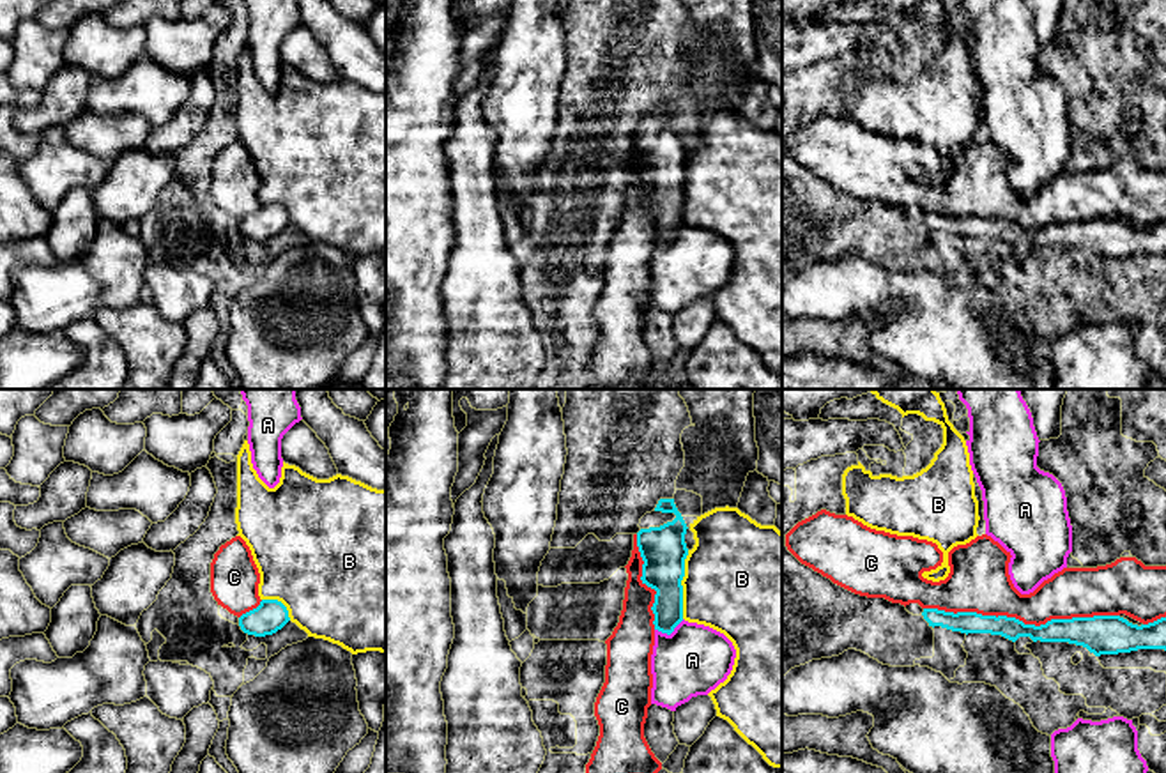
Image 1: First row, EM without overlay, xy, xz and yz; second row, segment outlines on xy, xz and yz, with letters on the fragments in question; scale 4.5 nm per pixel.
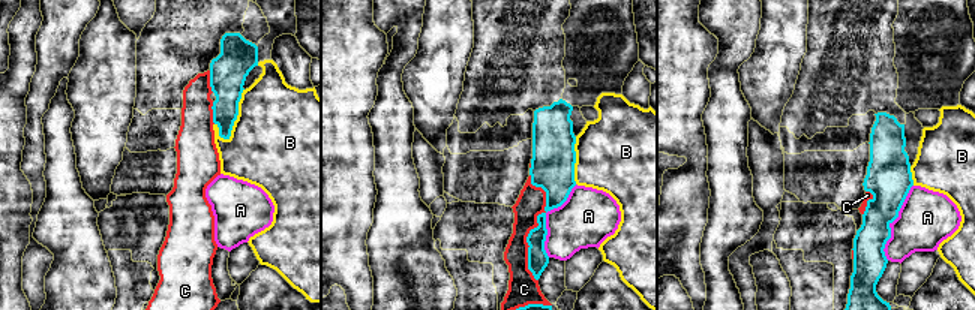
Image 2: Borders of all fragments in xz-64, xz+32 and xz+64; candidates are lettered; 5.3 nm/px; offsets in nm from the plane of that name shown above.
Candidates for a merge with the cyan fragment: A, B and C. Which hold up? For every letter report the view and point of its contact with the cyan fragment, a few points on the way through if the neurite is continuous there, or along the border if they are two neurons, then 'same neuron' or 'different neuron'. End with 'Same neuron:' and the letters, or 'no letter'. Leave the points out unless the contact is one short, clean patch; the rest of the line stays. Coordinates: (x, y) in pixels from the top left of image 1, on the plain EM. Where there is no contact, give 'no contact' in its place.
A: contact xz (669, 237); border xz (683, 223), (669, 237), (655, 234); different neuron
B: contact xz (680, 188); different neuron
C: contact yz (1021, 225); different neuron
Same neuron: no letter

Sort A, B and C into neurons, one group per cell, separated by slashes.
A / B / C

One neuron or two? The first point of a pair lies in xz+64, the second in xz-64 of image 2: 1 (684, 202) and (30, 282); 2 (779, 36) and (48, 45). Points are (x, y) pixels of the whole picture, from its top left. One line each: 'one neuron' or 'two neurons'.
1: two neurons
2: two neurons

